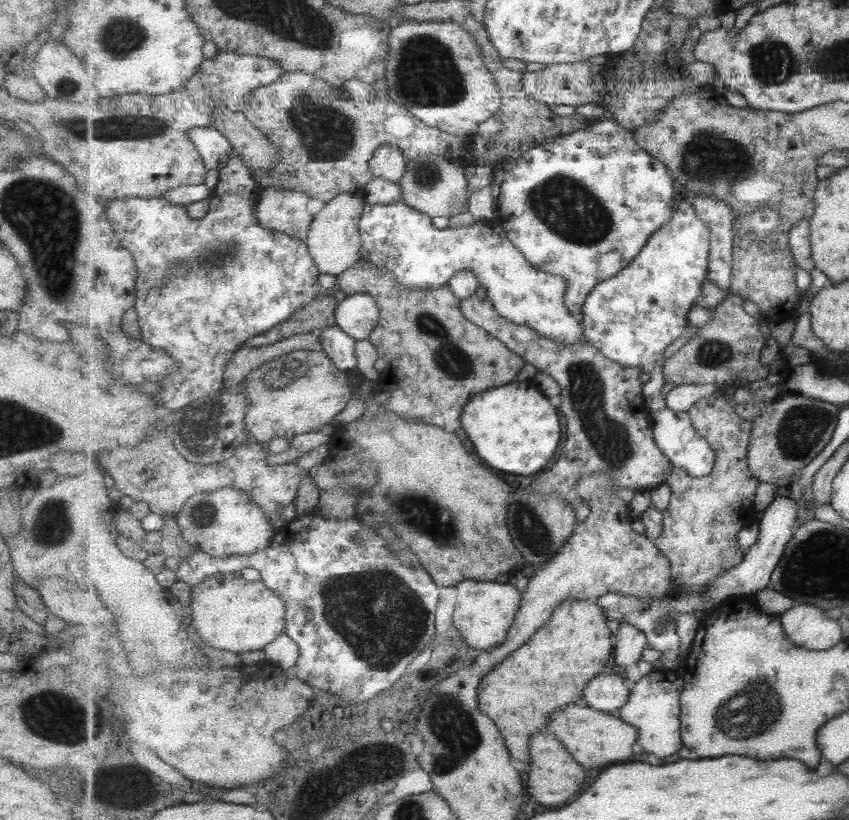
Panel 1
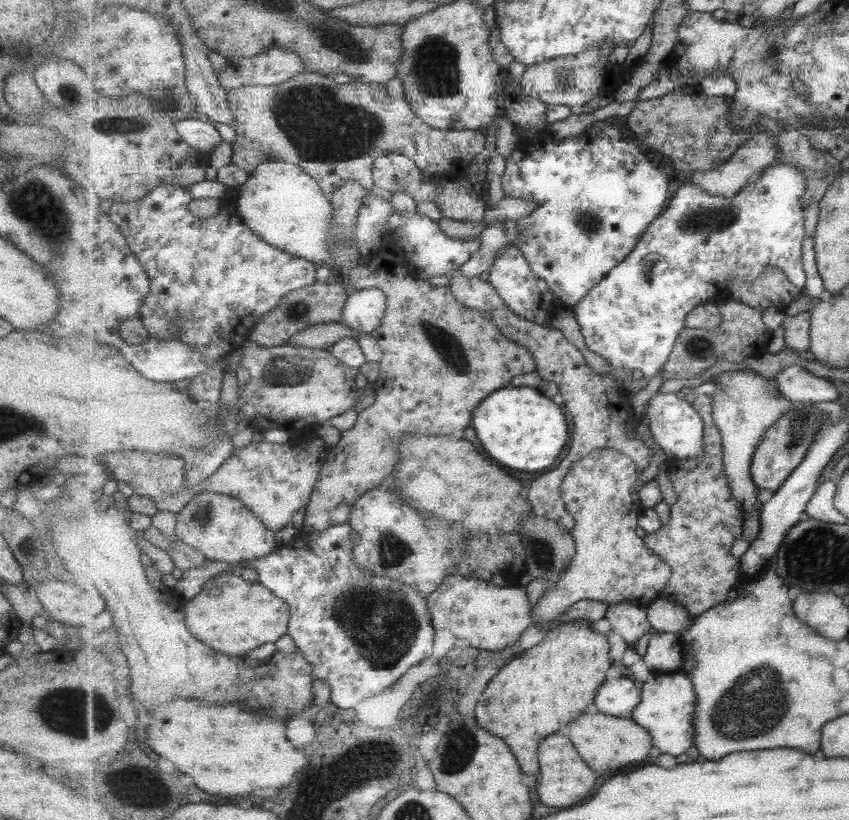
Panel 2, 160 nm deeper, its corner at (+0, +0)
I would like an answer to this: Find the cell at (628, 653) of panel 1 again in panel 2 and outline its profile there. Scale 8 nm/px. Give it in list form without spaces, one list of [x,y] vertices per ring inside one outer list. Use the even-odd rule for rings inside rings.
[[[631,602],[614,603],[609,605],[606,619],[629,645],[635,644],[639,638],[653,633],[652,624],[648,620],[648,612]]]

